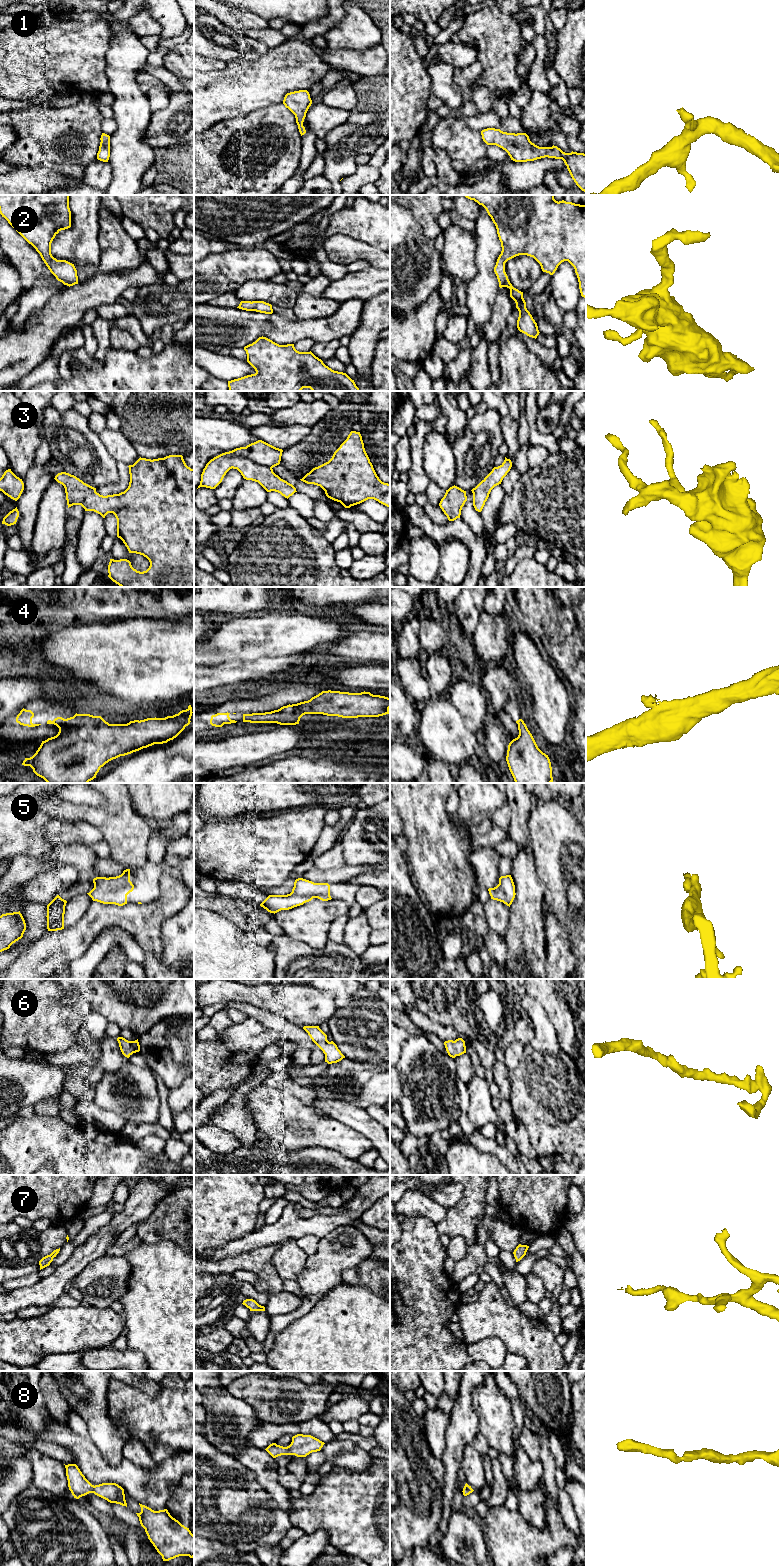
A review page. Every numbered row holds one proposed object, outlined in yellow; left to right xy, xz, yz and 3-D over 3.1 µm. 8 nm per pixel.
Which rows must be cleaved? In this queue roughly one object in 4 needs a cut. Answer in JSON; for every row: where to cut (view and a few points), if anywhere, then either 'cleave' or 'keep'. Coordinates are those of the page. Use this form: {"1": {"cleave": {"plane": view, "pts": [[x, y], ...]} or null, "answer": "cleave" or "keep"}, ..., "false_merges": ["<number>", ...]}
{"1": {"cleave": null, "answer": "keep"}, "2": {"cleave": null, "answer": "keep"}, "3": {"cleave": null, "answer": "keep"}, "4": {"cleave": {"plane": "xz", "pts": [[248, 714], [245, 721]]}, "answer": "cleave"}, "5": {"cleave": null, "answer": "keep"}, "6": {"cleave": null, "answer": "keep"}, "7": {"cleave": null, "answer": "keep"}, "8": {"cleave": null, "answer": "keep"}, "false_merges": ["4"]}

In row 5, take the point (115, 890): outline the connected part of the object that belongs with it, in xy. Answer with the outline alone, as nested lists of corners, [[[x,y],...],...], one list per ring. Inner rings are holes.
[[[130,869],[116,877],[96,877],[93,883],[94,888],[87,894],[93,901],[103,904],[123,906],[127,904],[127,895],[134,889],[130,881]]]

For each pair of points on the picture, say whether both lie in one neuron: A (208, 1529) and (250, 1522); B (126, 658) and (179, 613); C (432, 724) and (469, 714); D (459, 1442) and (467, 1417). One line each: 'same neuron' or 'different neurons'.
A: same neuron
B: different neurons
C: different neurons
D: same neuron

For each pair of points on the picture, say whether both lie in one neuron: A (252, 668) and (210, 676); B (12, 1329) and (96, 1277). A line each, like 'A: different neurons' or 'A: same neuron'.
A: same neuron
B: different neurons

